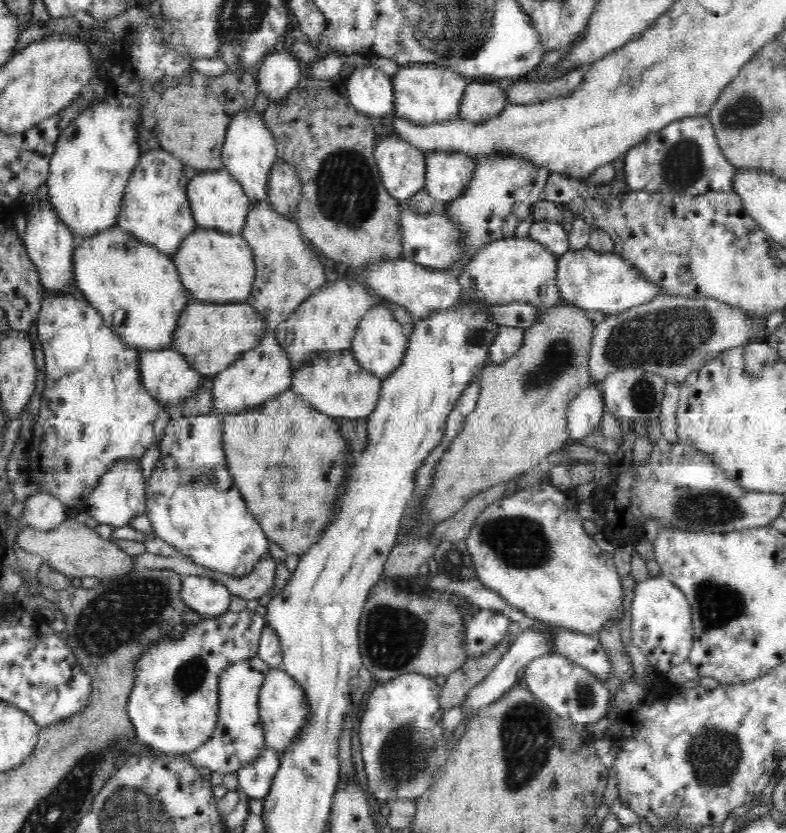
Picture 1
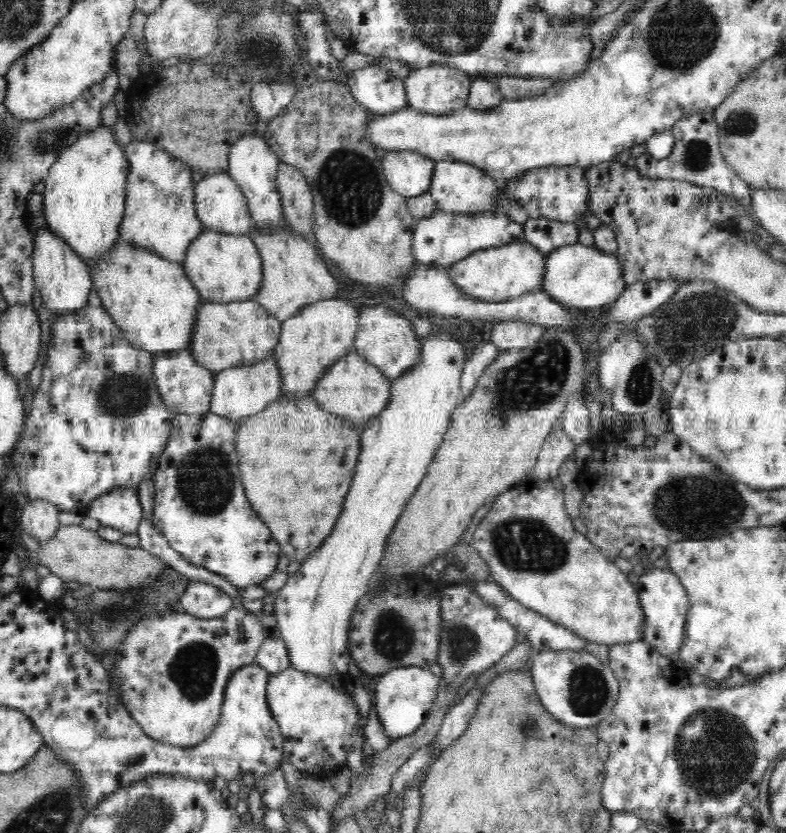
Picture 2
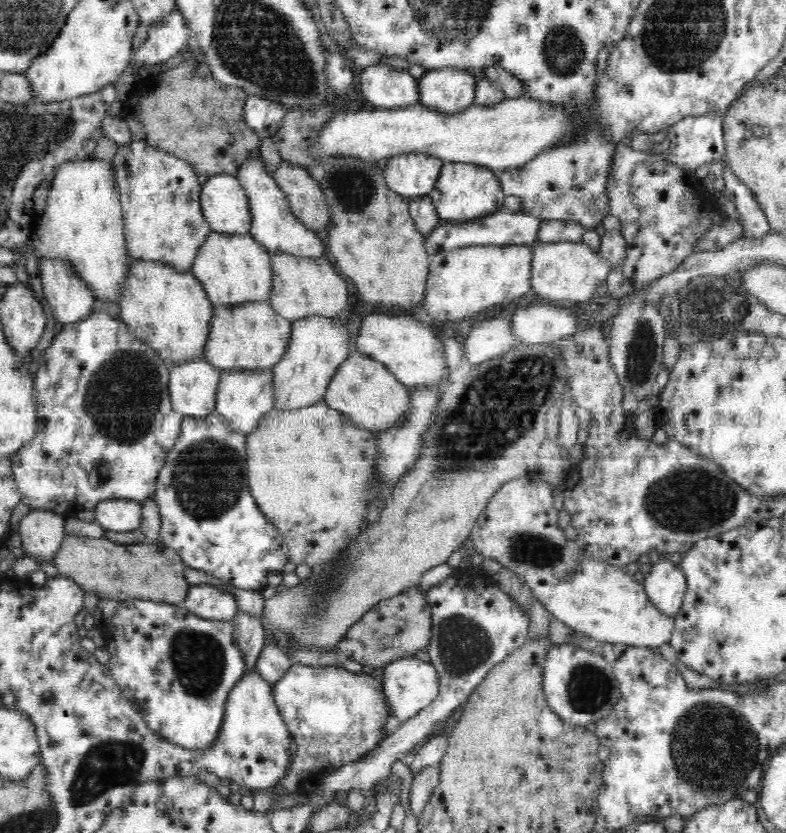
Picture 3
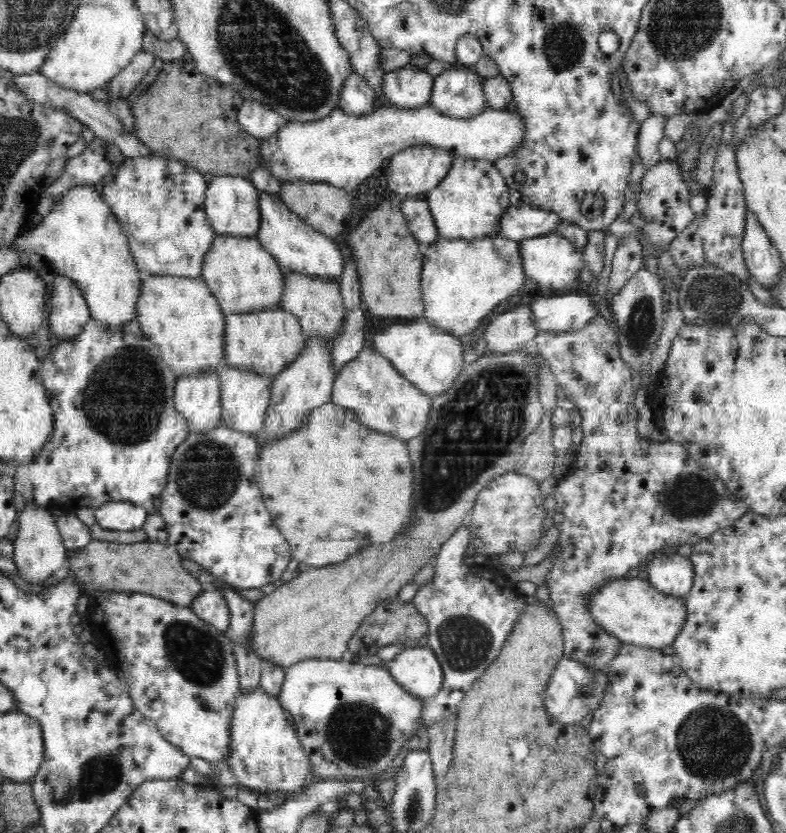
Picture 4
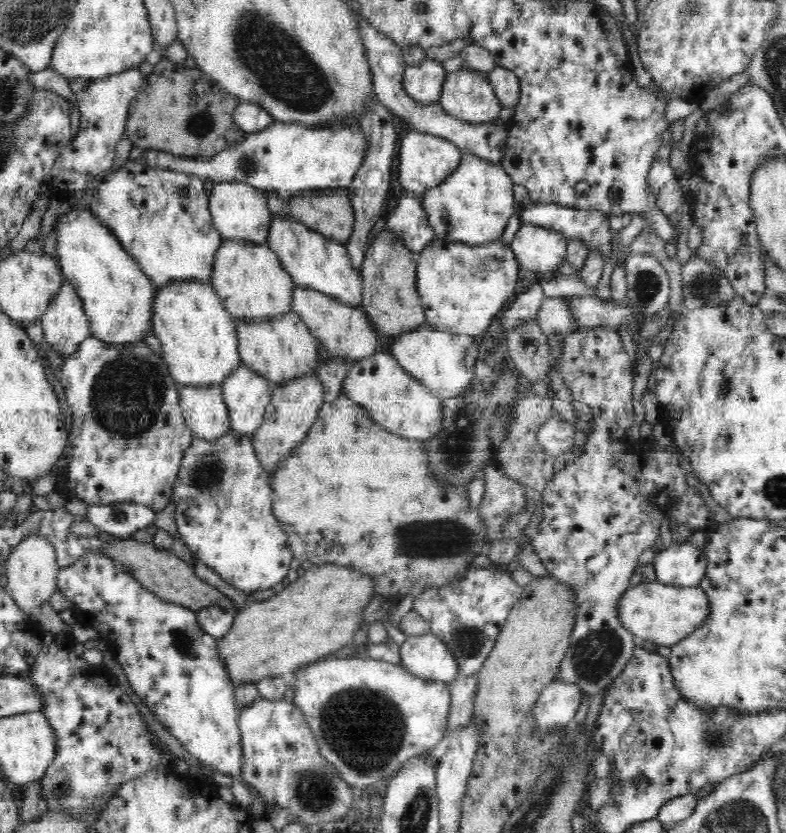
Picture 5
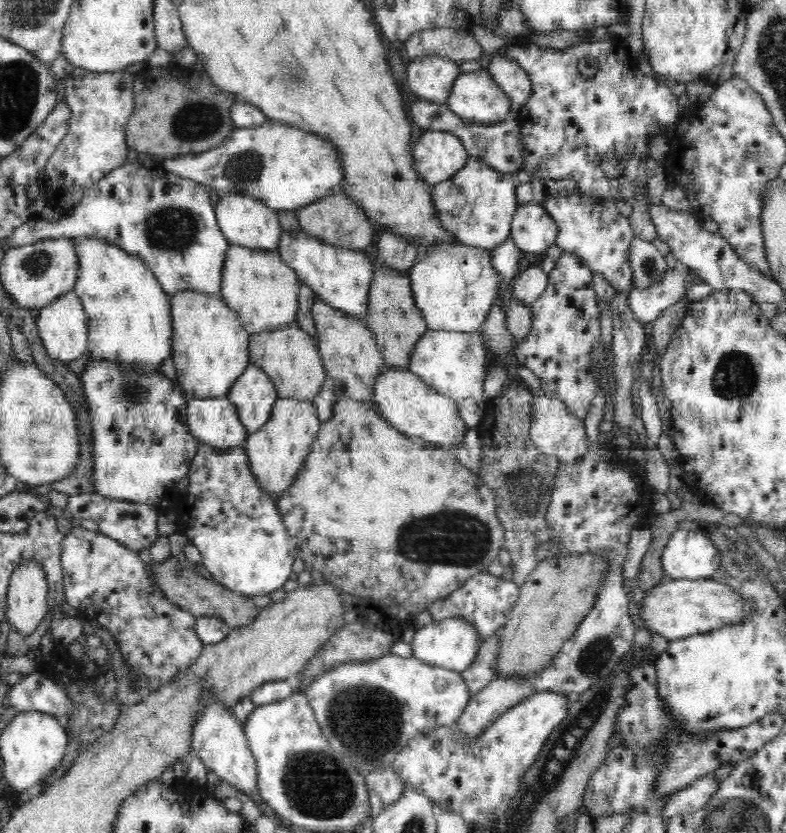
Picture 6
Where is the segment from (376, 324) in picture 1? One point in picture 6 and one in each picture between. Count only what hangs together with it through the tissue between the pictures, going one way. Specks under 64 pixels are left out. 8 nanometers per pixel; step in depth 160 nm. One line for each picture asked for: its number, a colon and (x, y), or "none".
2: (386, 340)
3: (408, 347)
4: (431, 359)
5: (444, 362)
6: (453, 363)

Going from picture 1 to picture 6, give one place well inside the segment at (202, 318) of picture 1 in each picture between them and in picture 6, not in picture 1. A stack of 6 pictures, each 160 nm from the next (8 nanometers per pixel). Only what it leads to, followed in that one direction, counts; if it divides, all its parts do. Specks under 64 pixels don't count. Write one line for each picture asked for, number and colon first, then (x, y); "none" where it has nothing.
2: (226, 335)
3: (252, 336)
4: (265, 342)
5: (282, 348)
6: (288, 355)

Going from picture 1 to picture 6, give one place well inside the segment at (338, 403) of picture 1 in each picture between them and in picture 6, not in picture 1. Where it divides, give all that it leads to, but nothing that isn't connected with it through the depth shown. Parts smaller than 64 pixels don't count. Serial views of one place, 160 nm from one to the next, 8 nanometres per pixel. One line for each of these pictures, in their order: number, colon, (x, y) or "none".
2: (353, 388)
3: (364, 389)
4: (369, 385)
5: (393, 398)
6: (402, 398)

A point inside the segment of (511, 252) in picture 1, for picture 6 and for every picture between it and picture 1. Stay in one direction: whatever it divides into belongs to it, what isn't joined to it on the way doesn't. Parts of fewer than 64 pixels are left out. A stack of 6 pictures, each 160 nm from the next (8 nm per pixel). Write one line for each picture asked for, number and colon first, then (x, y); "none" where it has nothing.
2: (497, 274)
3: (461, 282)
4: (462, 281)
5: (462, 287)
6: (455, 286)

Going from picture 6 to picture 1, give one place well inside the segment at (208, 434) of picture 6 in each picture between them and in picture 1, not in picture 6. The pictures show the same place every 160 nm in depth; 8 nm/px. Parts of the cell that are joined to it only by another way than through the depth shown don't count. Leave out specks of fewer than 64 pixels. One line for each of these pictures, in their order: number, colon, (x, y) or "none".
1: (165, 373)
2: (186, 387)
3: (193, 385)
4: (197, 397)
5: (205, 414)

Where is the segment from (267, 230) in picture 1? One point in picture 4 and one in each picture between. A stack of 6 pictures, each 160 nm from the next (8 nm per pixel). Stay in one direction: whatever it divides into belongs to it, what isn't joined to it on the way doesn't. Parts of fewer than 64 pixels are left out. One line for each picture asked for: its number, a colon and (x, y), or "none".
2: (294, 276)
3: (301, 287)
4: (318, 303)

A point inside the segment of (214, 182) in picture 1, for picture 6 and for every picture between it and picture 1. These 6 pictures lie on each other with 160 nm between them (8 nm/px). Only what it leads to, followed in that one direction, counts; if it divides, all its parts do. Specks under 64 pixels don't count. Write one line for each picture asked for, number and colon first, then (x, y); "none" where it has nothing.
2: (221, 206)
3: (225, 206)
4: (232, 203)
5: (240, 212)
6: (245, 221)

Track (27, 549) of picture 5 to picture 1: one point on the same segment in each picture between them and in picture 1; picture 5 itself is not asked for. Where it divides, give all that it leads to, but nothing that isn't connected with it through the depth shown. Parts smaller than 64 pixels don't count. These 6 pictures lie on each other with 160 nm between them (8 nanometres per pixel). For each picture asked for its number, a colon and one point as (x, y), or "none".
1: (43, 511)
2: (39, 518)
3: (42, 531)
4: (38, 551)

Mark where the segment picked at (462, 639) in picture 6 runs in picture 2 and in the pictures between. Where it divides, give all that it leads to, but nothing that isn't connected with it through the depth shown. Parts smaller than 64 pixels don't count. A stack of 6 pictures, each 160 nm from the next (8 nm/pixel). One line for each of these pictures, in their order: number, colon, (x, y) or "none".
2: (404, 696)
3: (411, 685)
4: (417, 669)
5: (426, 656)

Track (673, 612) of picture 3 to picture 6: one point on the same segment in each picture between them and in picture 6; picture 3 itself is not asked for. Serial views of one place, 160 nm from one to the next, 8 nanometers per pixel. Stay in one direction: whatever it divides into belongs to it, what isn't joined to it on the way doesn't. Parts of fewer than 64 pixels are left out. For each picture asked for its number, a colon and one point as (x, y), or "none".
4: (673, 575)
5: (684, 565)
6: (690, 555)

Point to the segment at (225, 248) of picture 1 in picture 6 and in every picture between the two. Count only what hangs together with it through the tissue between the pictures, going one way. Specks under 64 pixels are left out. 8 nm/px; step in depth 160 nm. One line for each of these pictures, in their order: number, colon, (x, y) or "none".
2: (224, 268)
3: (234, 269)
4: (244, 277)
5: (248, 278)
6: (259, 286)

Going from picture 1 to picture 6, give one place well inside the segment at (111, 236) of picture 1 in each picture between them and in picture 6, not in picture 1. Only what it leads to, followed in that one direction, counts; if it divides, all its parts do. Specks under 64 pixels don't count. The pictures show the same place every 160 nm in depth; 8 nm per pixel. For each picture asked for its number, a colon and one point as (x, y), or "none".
2: (154, 303)
3: (170, 311)
4: (181, 316)
5: (198, 337)
6: (210, 350)

